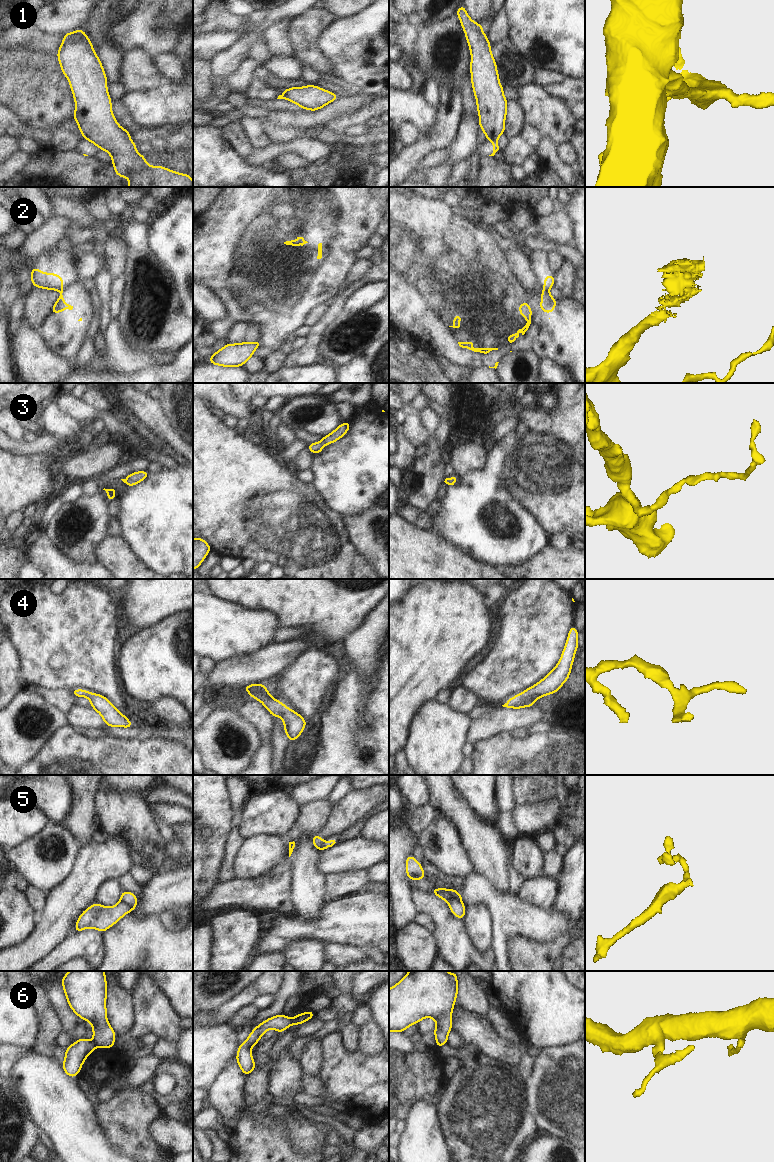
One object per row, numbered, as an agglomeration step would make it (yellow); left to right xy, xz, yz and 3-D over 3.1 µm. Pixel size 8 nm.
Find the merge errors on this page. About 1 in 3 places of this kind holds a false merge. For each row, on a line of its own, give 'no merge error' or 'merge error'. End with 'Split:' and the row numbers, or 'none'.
1: merge error
2: merge error
3: no merge error
4: no merge error
5: merge error
6: merge error
Split: 1, 2, 5, 6

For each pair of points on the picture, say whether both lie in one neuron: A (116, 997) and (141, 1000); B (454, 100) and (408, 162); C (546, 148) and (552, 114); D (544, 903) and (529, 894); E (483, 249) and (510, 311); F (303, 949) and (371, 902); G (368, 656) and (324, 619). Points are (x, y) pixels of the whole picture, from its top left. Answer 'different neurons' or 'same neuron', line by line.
A: different neurons
B: same neuron
C: different neurons
D: same neuron
E: same neuron
F: different neurons
G: different neurons

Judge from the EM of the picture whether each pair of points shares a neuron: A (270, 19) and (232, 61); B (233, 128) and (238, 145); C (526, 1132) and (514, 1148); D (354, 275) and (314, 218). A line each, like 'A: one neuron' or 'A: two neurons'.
A: one neuron
B: one neuron
C: one neuron
D: two neurons

